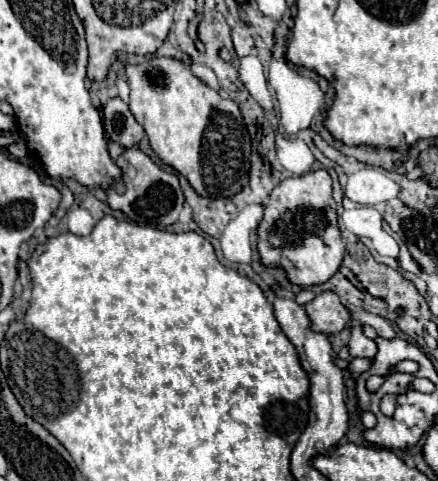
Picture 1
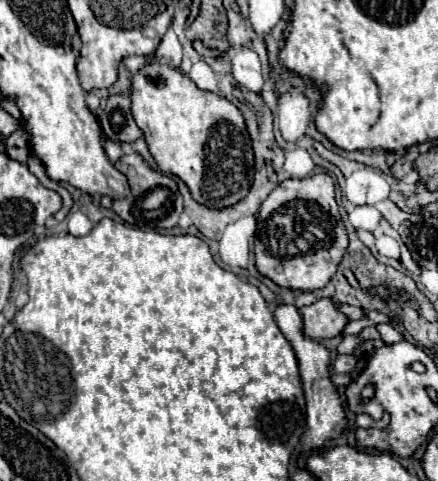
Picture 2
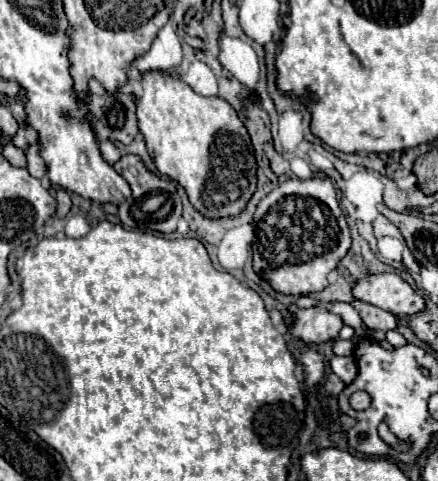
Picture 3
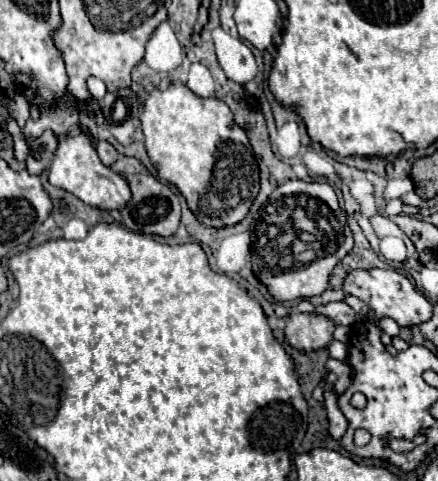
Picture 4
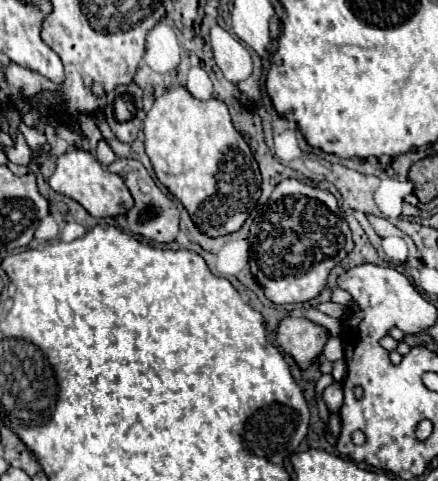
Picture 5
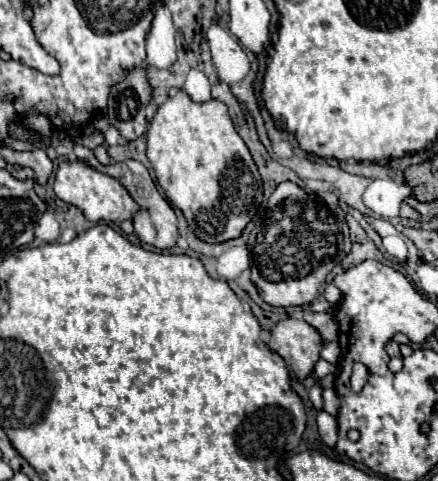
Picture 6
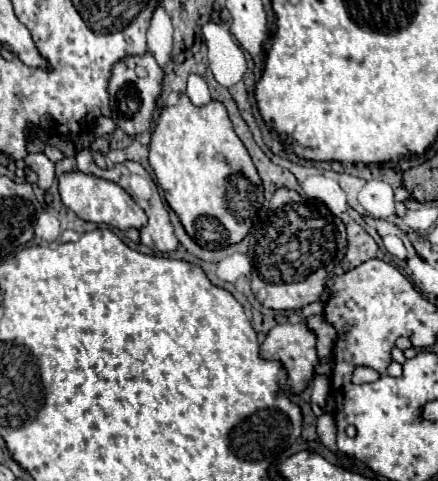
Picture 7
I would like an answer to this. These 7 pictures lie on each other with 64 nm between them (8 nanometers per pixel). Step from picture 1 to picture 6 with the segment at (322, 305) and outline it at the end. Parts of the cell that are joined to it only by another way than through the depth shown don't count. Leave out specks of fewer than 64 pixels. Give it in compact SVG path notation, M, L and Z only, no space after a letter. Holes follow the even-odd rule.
M286 318L272 328L268 348L280 354L296 380L302 382L312 374L316 360L320 360L322 338L304 320Z

